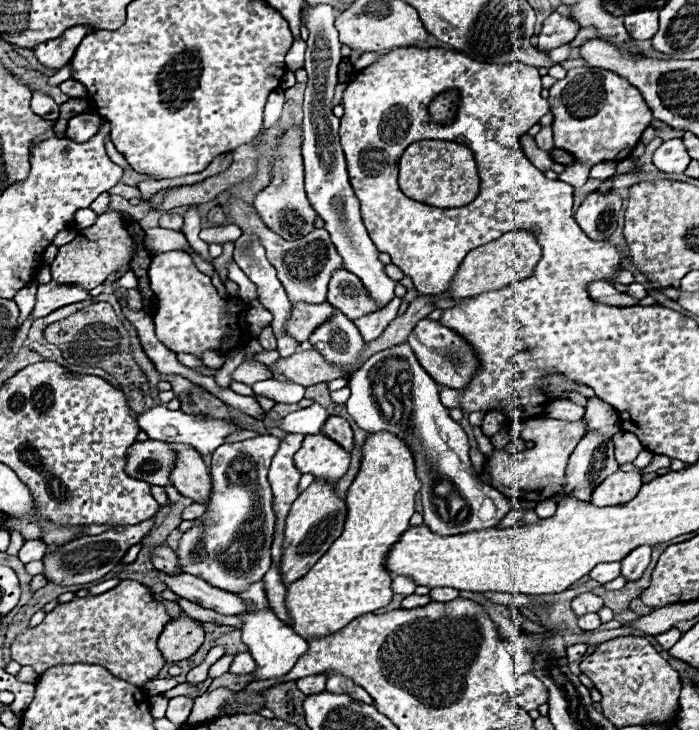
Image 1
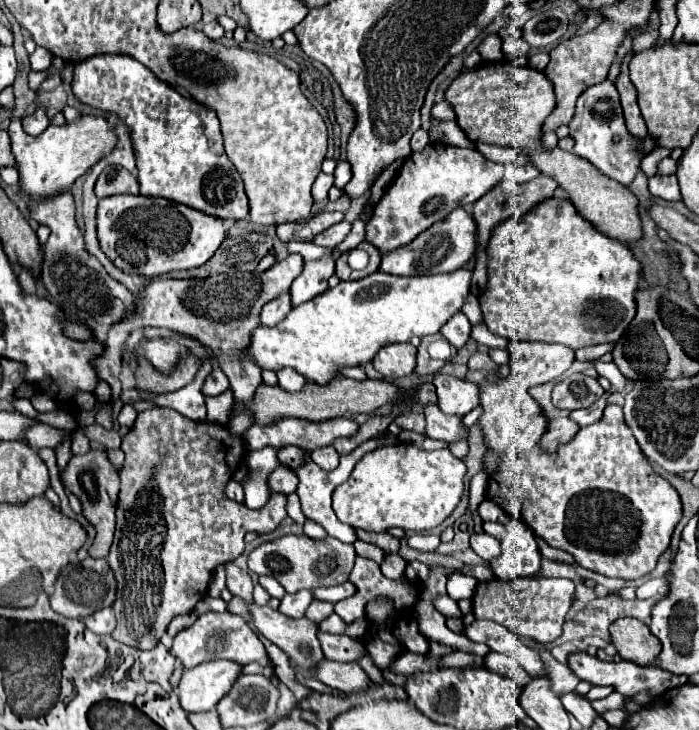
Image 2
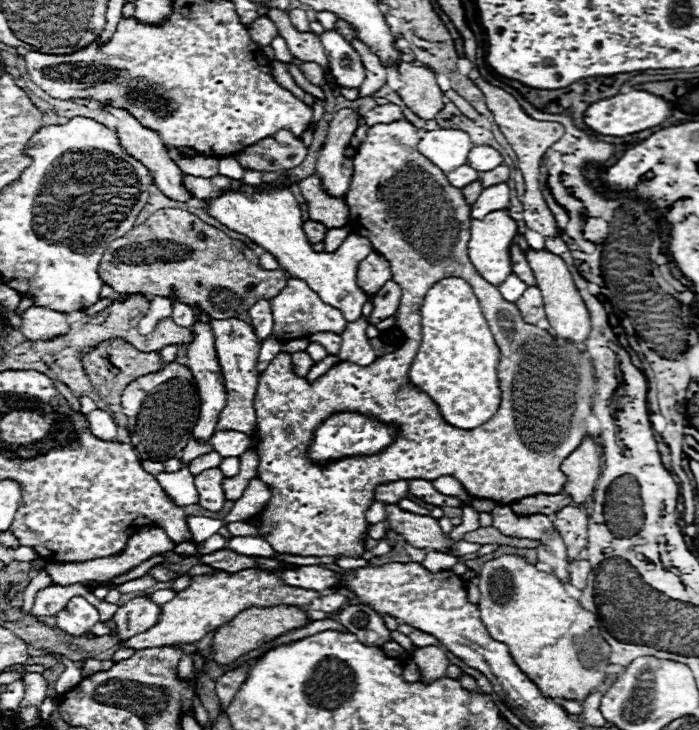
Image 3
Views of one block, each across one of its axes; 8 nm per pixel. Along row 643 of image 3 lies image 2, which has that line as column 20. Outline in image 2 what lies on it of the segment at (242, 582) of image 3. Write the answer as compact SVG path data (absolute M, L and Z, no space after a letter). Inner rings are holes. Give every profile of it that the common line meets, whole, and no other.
M12 116L8 132L12 138L12 154L16 158L16 168L20 174L20 194L32 200L48 200L56 198L60 192L68 192L74 180L90 170L116 144L114 132L100 116L82 116L78 122L64 126L50 124L42 136L28 136L22 130L21 120Z

